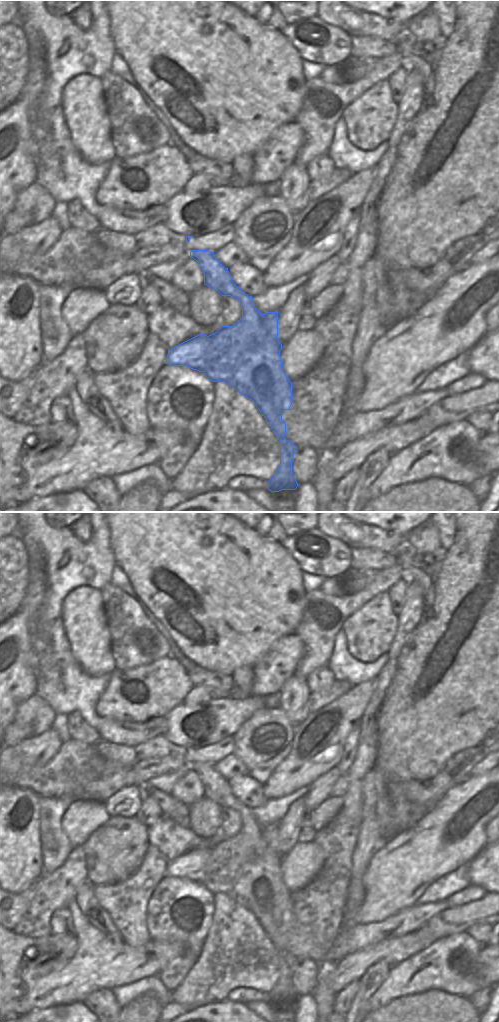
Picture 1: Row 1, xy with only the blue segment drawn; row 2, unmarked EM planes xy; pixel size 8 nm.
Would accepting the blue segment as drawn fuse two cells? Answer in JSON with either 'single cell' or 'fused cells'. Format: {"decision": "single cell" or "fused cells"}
{"decision": "fused cells"}

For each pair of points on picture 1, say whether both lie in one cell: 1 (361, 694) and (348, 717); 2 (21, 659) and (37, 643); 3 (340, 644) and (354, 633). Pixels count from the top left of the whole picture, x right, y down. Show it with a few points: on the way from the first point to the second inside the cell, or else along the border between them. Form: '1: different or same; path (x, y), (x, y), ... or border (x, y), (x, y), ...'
1: same; path (355, 700), (348, 711)
2: different; border (29, 625), (31, 633), (30, 665), (34, 671)
3: different; border (342, 629), (345, 633), (347, 649), (358, 660)

